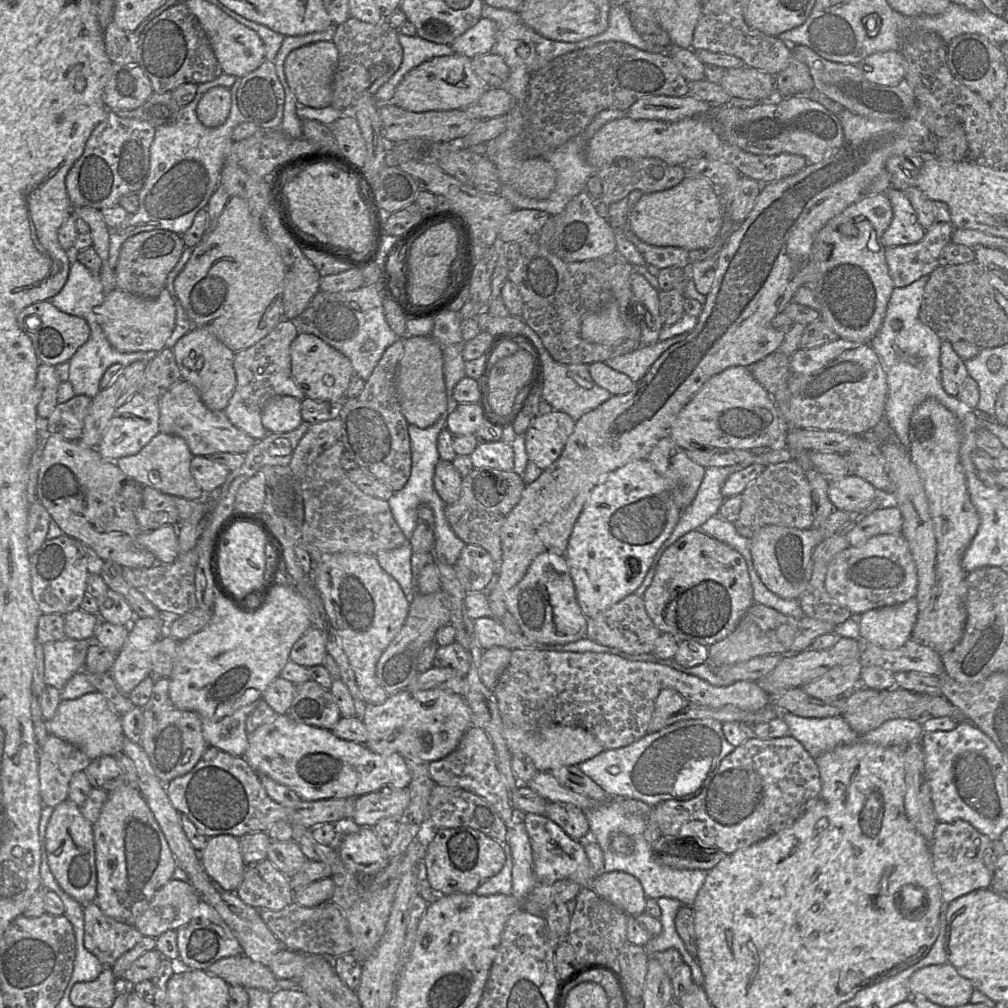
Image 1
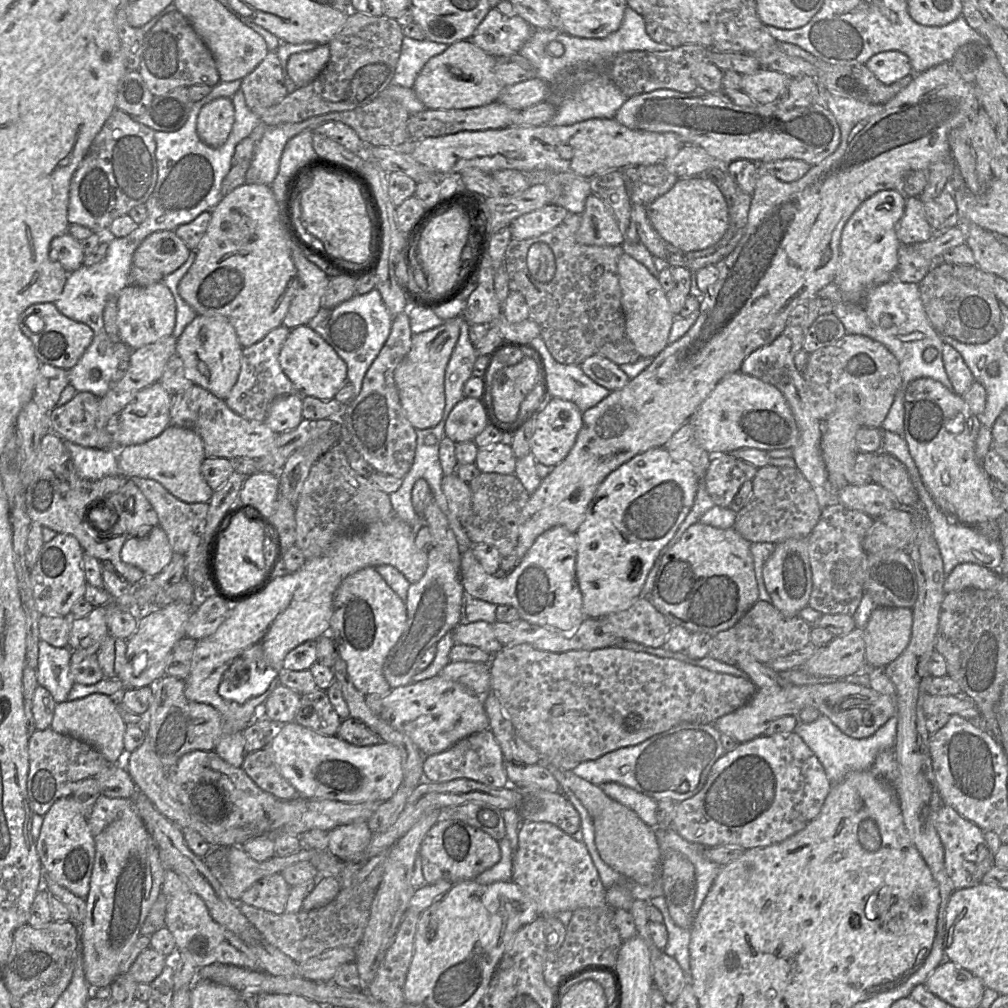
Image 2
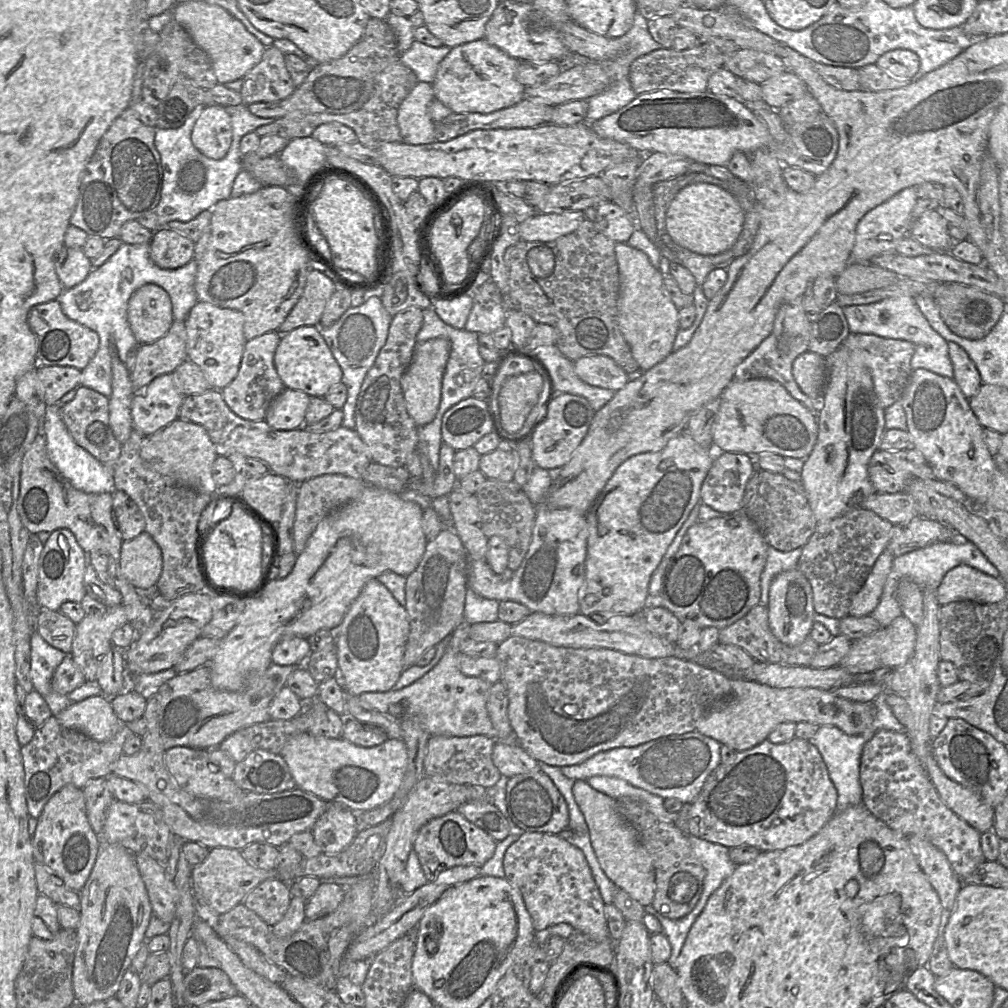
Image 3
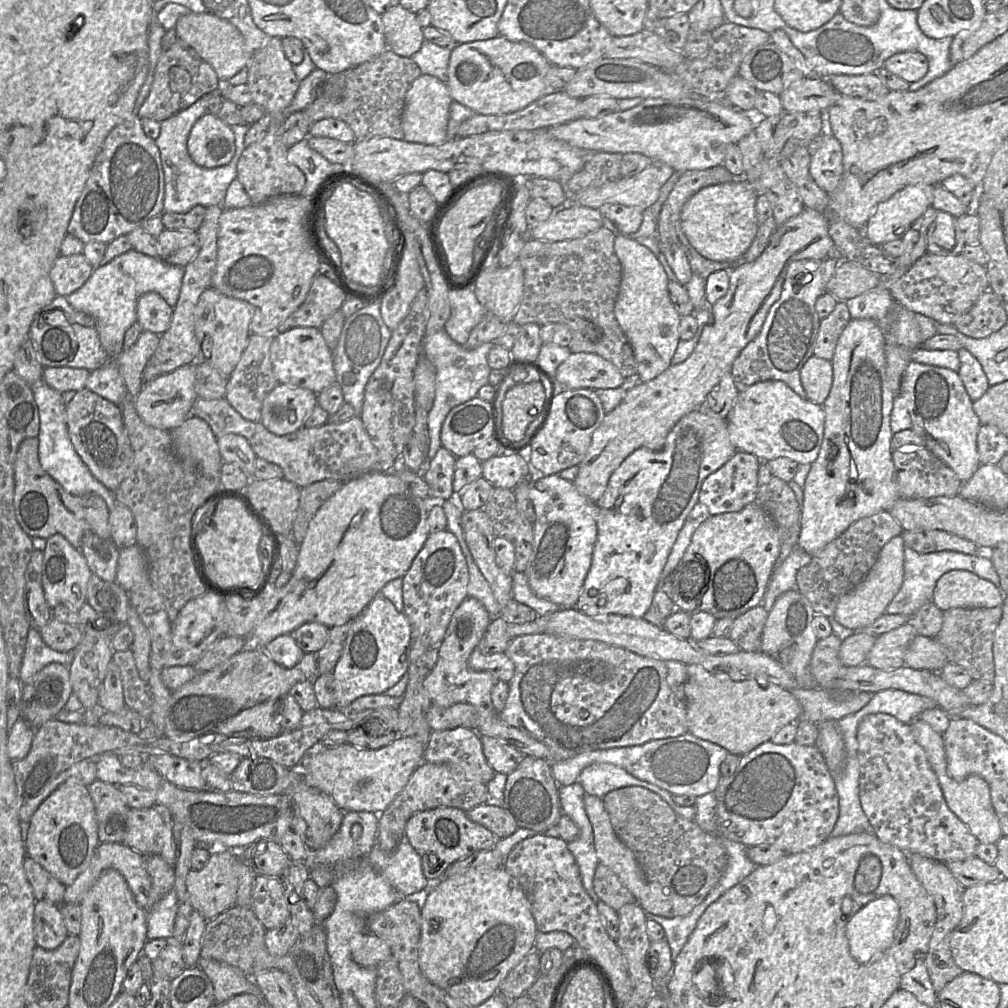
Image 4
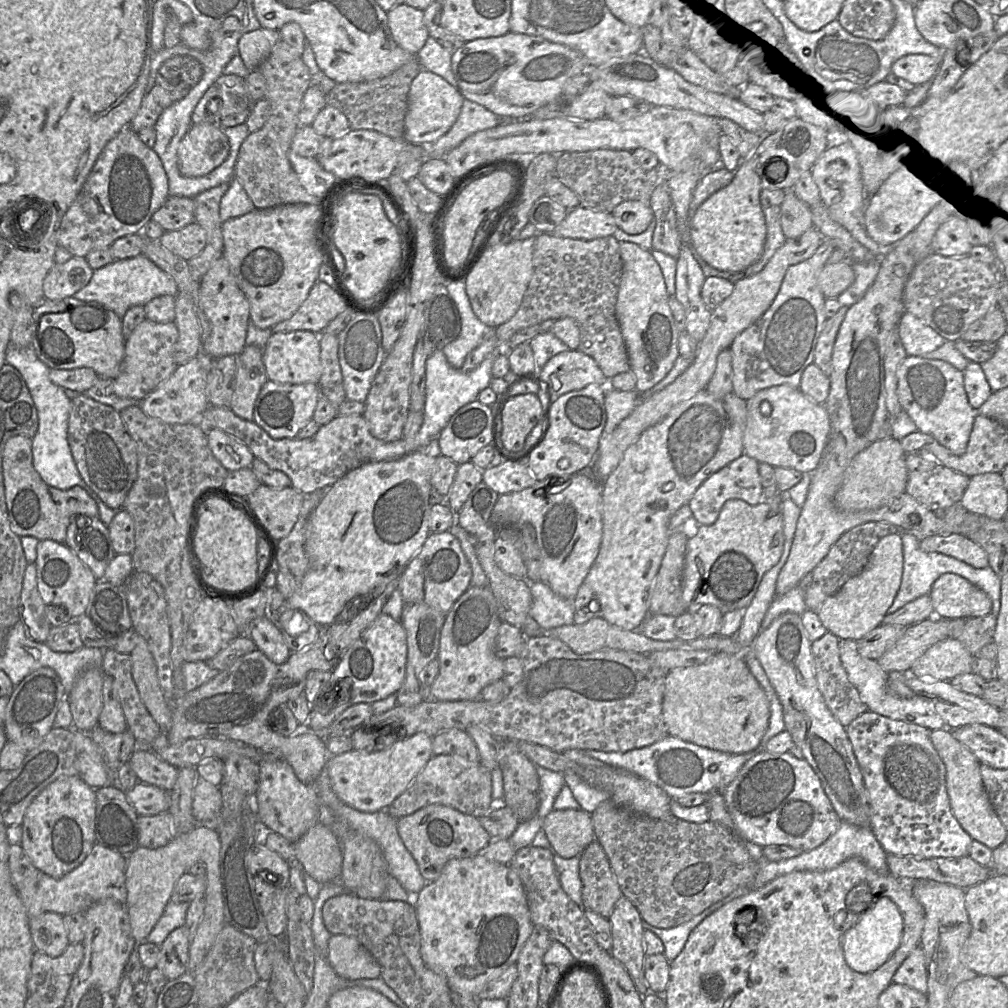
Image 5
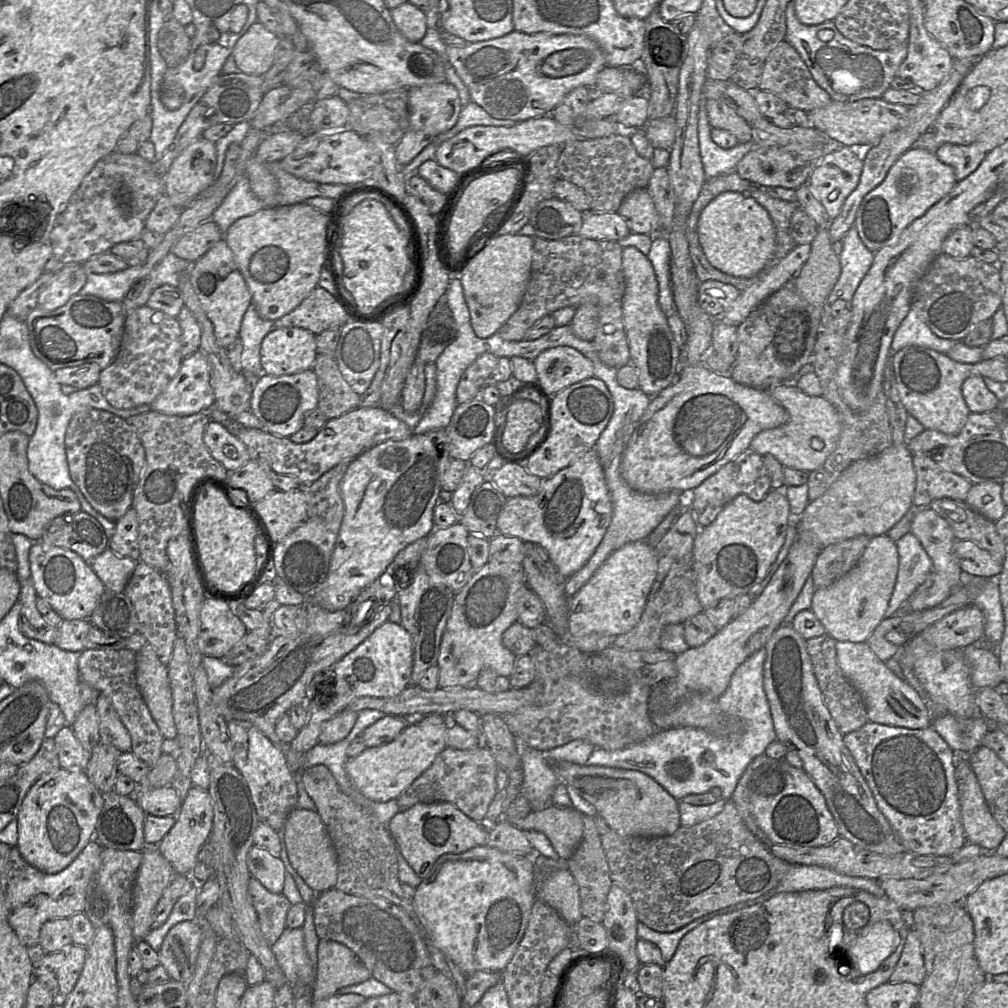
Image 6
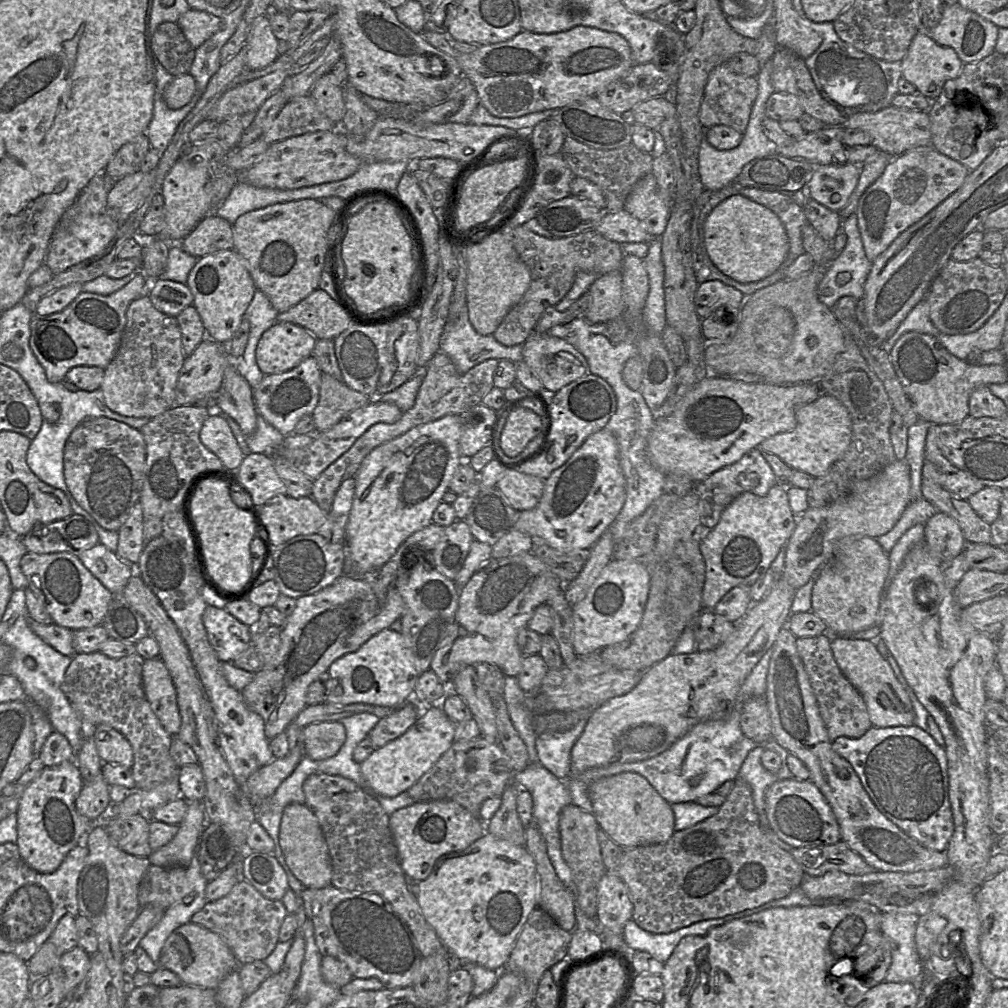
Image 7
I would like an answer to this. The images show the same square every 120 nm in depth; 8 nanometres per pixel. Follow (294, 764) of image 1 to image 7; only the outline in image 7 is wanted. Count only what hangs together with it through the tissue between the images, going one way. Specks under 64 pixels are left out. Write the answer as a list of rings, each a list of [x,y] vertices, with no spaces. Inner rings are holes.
[[[428,705],[420,711],[416,722],[400,737],[377,748],[362,763],[361,773],[367,784],[378,794],[395,797],[414,785],[454,742],[456,724],[443,712],[440,705]]]

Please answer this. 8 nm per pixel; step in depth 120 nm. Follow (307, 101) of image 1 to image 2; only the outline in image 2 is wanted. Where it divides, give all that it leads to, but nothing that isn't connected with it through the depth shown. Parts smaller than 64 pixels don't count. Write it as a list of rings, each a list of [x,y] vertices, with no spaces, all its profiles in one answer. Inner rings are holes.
[[[330,46],[293,54],[288,60],[288,73],[296,86],[304,87],[317,78],[330,60]]]

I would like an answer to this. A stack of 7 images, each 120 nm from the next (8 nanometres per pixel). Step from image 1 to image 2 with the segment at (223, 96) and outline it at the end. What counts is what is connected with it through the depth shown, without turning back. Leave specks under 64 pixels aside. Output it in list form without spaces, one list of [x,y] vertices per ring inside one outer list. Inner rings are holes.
[[[218,97],[201,108],[197,117],[196,132],[203,143],[218,148],[227,141],[233,122],[232,100]]]

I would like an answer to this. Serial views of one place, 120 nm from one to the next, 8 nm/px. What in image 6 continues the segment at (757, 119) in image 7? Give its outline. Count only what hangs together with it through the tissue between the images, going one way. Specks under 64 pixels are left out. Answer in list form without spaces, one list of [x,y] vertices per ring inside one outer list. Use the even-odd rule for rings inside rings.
[[[702,97],[698,113],[698,141],[706,180],[735,171],[742,158],[756,147],[755,142],[750,141],[738,143],[730,149],[721,148],[712,140],[711,130],[706,99]]]

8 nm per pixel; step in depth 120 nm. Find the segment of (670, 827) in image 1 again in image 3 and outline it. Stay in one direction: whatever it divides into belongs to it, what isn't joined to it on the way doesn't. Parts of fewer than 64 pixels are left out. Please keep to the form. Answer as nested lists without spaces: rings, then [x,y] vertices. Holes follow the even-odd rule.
[[[796,736],[781,744],[766,739],[751,749],[736,751],[731,763],[720,763],[708,776],[689,808],[688,832],[728,848],[753,846],[761,852],[783,850],[817,834],[837,812],[837,799],[837,790],[815,745]]]

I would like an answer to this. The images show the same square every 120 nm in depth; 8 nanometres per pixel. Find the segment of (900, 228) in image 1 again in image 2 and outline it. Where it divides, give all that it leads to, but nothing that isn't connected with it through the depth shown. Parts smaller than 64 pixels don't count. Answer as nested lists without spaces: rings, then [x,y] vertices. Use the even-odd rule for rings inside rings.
[[[906,197],[903,216],[895,226],[901,245],[914,245],[932,239],[936,232],[925,217],[923,203],[917,197]]]

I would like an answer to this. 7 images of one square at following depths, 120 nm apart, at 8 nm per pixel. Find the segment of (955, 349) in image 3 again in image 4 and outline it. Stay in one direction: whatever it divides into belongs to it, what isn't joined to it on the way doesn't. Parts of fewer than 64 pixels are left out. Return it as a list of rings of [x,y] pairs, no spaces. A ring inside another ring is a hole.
[[[965,348],[957,351],[960,368],[958,374],[972,401],[976,401],[990,387],[986,374],[979,361]]]

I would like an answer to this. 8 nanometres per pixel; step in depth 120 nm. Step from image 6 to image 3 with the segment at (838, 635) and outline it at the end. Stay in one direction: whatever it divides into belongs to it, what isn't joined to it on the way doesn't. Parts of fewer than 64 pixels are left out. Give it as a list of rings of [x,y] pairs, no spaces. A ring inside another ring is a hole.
[[[887,549],[879,555],[865,582],[852,597],[848,615],[862,617],[872,613],[881,598],[893,559],[894,556]]]

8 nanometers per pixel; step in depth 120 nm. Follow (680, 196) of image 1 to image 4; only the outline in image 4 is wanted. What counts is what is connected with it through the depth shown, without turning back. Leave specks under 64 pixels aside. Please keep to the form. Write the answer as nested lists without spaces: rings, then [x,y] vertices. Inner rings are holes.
[[[743,178],[702,188],[683,206],[681,228],[691,245],[705,258],[733,261],[749,249],[757,235],[755,205],[758,195],[753,184]]]

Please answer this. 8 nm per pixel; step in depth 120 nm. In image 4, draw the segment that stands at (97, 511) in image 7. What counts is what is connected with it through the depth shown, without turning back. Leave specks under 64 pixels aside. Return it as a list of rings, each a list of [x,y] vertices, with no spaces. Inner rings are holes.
[[[84,388],[77,391],[72,401],[67,404],[67,425],[75,450],[92,475],[115,492],[127,476],[134,459],[122,407]]]

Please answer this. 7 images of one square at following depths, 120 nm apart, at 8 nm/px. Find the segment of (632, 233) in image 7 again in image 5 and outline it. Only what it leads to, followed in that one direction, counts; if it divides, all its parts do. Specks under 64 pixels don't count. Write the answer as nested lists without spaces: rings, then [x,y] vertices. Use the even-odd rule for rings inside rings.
[[[579,205],[569,209],[553,234],[564,238],[592,240],[613,235],[616,229],[612,213],[594,211]]]

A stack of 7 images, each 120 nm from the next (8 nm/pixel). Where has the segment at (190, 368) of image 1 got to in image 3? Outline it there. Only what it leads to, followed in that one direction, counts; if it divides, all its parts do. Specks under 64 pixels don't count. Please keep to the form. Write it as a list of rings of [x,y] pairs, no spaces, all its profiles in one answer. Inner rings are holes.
[[[198,301],[186,320],[187,358],[200,367],[211,389],[221,391],[237,376],[246,339],[244,315],[233,309]]]

